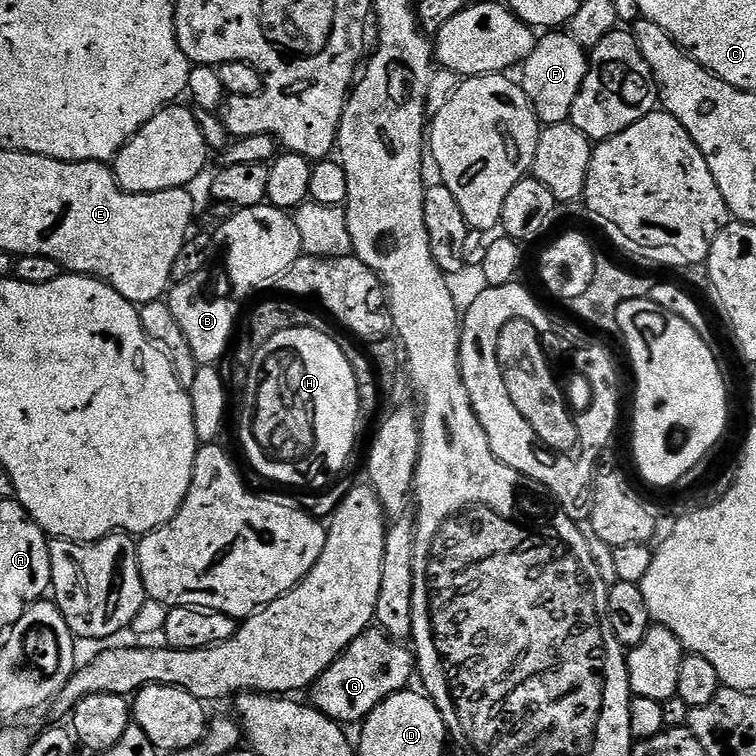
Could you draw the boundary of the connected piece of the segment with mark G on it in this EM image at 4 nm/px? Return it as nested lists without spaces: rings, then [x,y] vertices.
[[[369,630],[354,638],[354,642],[350,642],[345,652],[312,685],[311,707],[318,709],[322,715],[335,720],[341,726],[359,725],[381,702],[396,692],[405,691],[411,685],[408,683],[414,680],[414,656],[409,649],[407,652],[404,648],[407,647],[403,643],[391,640],[387,634],[379,630]]]

